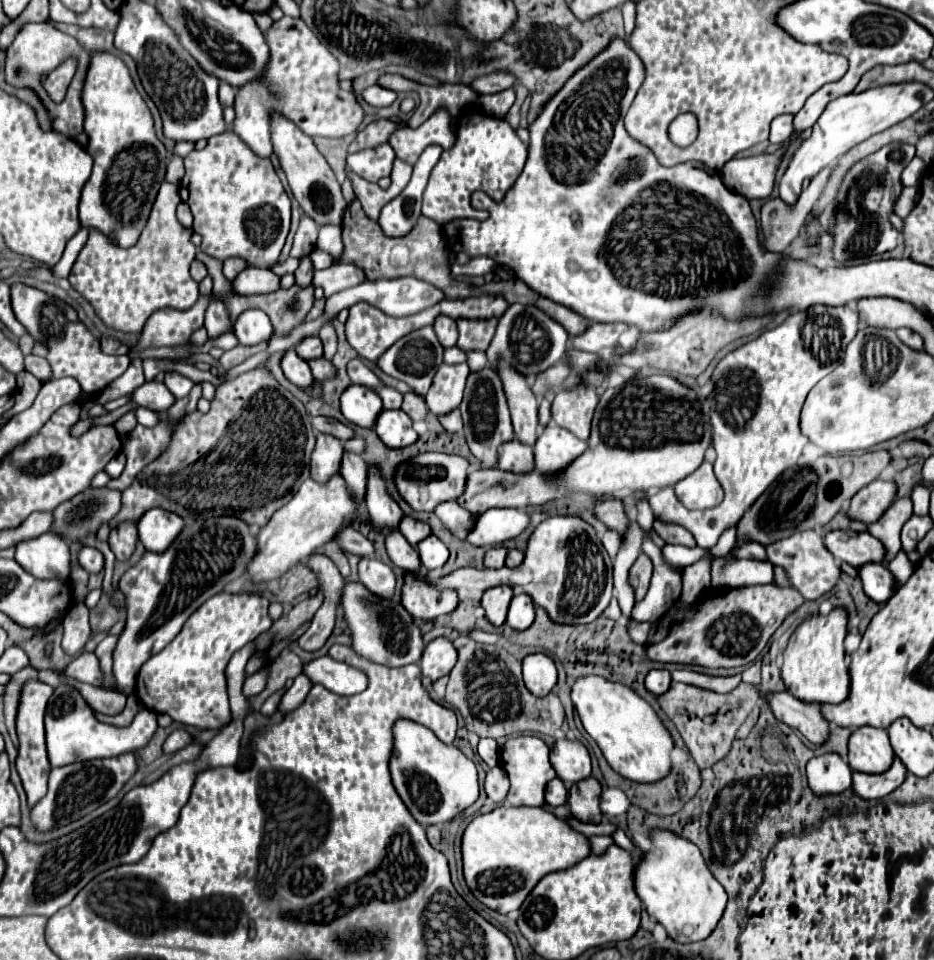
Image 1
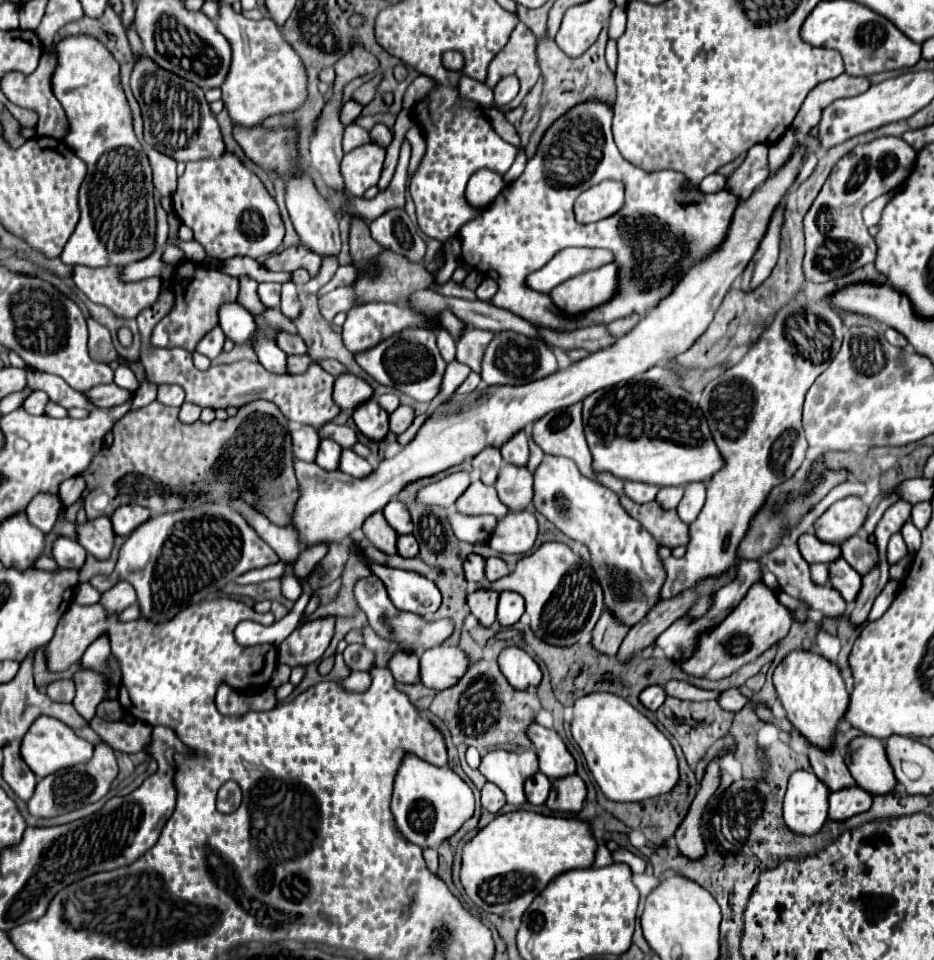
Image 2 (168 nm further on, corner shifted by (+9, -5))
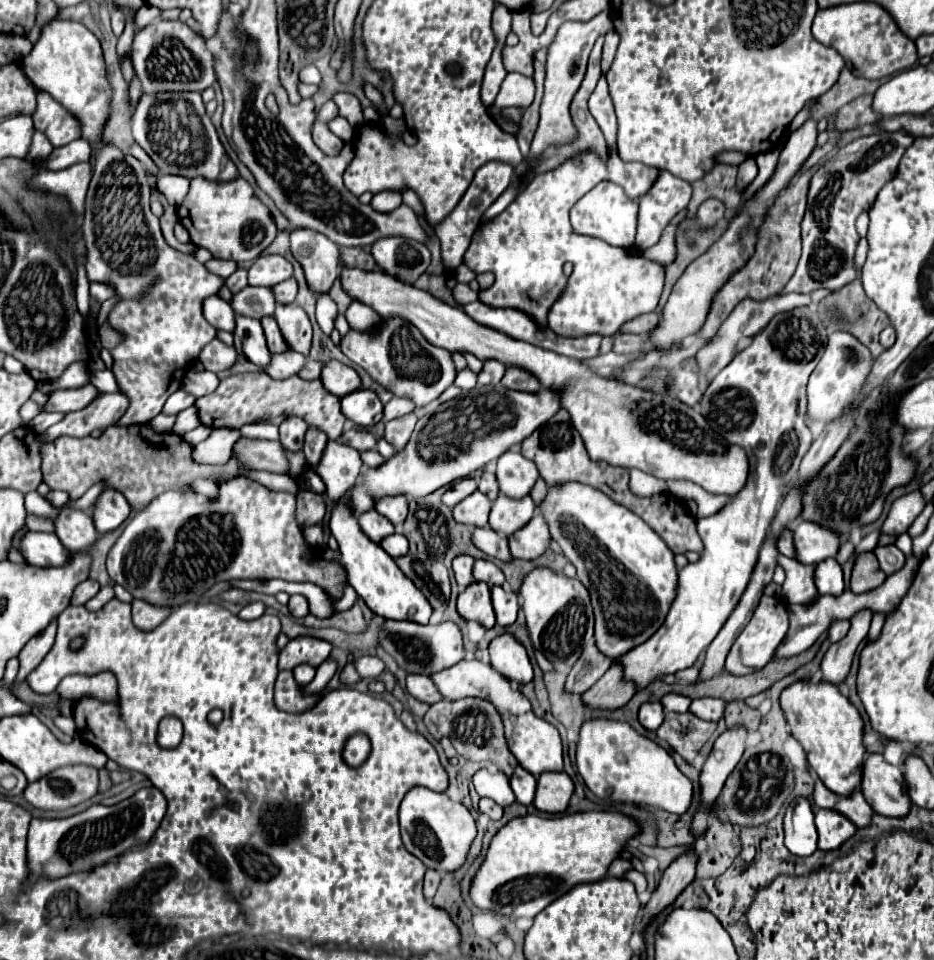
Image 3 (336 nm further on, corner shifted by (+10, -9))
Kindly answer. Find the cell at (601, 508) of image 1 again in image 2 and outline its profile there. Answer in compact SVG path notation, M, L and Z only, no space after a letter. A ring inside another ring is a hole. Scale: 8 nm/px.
M545 455L535 469L533 505L567 537L583 543L591 551L591 567L603 583L605 607L619 611L627 623L635 625L659 601L663 567L657 557L655 539L621 507L619 495L605 485L587 479L567 457Z

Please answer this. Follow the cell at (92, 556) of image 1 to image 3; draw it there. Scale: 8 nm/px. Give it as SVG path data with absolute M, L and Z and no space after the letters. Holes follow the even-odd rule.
M28 531L20 541L20 553L26 563L38 567L60 567L68 561L68 551L52 533Z

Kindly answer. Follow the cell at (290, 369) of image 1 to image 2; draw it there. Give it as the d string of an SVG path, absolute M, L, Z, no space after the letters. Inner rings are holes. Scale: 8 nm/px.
M259 339L255 353L259 363L271 373L287 373L287 355L271 339Z

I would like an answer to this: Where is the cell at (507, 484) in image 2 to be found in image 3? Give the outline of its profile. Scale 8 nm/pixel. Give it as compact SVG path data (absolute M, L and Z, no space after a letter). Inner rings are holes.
M498 495L498 499L492 503L488 525L496 533L510 537L518 529L522 529L532 519L532 515L534 515L532 497L522 499L522 503L514 503L514 499L506 499L504 495Z

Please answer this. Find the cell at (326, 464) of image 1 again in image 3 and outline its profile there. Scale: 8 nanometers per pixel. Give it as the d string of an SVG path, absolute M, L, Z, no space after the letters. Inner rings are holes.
M286 417L280 423L280 443L290 449L290 451L298 451L302 449L304 443L304 435L306 435L306 421L300 417Z

